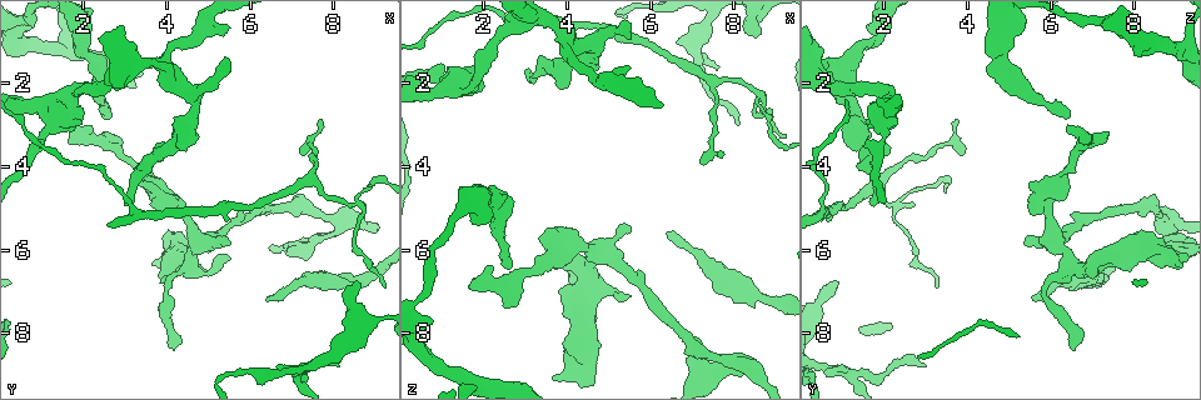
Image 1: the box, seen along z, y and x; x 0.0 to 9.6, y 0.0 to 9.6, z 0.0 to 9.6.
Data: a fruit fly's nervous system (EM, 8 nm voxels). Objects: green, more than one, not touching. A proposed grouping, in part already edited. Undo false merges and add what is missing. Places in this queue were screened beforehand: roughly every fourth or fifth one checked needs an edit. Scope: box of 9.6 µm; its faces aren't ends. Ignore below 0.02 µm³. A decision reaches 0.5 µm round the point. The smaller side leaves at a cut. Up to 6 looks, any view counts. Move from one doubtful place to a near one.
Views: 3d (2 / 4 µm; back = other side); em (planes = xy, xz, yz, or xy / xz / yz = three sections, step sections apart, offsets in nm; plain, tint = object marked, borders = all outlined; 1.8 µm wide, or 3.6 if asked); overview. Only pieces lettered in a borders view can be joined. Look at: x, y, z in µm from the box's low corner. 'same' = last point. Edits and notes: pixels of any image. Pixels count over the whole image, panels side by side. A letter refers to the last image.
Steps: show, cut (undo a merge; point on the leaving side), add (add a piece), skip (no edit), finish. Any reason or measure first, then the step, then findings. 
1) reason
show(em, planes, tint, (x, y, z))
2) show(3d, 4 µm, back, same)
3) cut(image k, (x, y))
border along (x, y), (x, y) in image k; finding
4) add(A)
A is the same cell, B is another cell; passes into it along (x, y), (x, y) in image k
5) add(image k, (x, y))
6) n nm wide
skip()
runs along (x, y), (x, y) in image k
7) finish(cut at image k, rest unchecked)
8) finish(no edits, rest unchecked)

abrupt turn
show(em, planes, borders, (2.35, 1.75, 4.85))

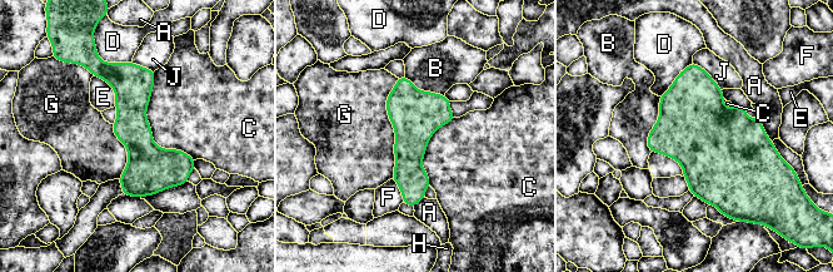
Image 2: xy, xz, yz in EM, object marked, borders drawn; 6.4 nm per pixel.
220 nm wide
skip()
A, B, C, D, E, F, G, H and J are other cells; border along (154, 70), (151, 139), (195, 159) in image 2; all the same neuron

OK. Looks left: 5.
thin neck
show(3d, 2 µm, (4.65, 2.30, 1.15))

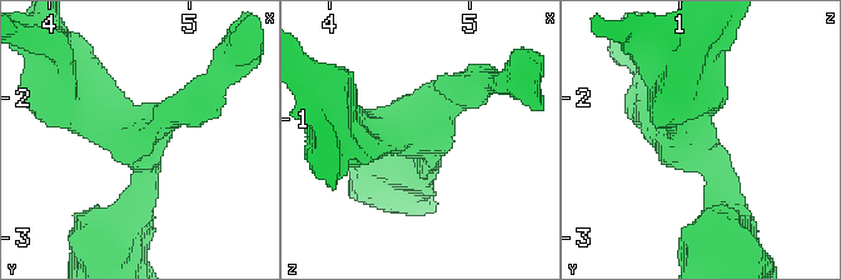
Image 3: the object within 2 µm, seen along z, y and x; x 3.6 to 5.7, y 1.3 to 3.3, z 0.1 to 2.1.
3 arms; arms of 220, 300, 360 nm; now the EM
show(em, xz, step 8, borders, (4.64, 2.26, 1.06))

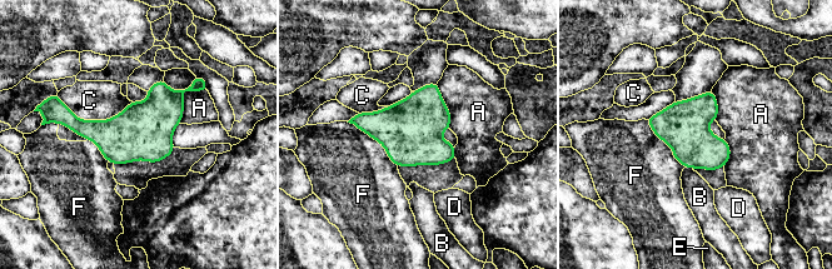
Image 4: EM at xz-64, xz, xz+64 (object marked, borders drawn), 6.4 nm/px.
320 nm wide
skip()
A, B, C, D, E and F are other cells; border along (59, 98), (81, 119), (131, 101) in image 4; all the same neuron

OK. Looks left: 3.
an open end
show(em, 3.6 µm, xz, step 8, tint, (8.55, 6.75, 0.95))

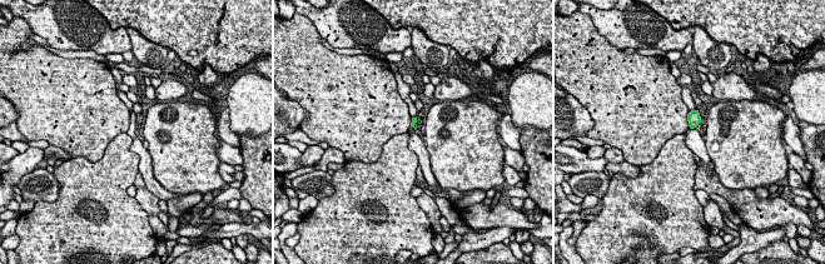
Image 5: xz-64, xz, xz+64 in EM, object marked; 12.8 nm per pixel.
show(em, 3.6 µm, planes, tint, same)

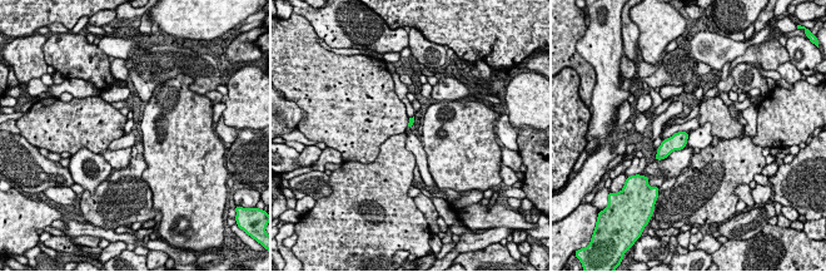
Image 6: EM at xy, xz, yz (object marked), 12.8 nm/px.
show(em, 3.6 µm, planes, borders, same)

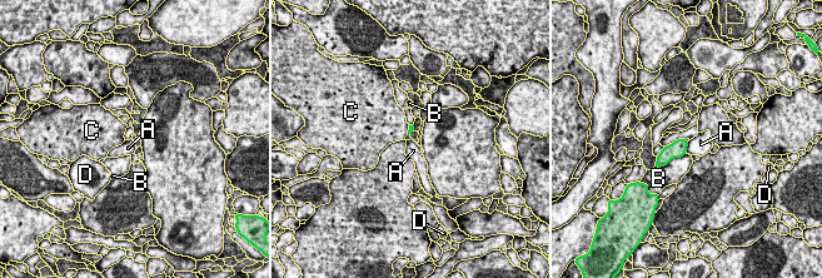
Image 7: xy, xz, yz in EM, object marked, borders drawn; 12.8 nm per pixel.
skip()
A, B, C and D are other cells; border along (688, 142), (686, 150) in image 7; none of them fits

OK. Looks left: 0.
finish(no edits, rest unchecked)

